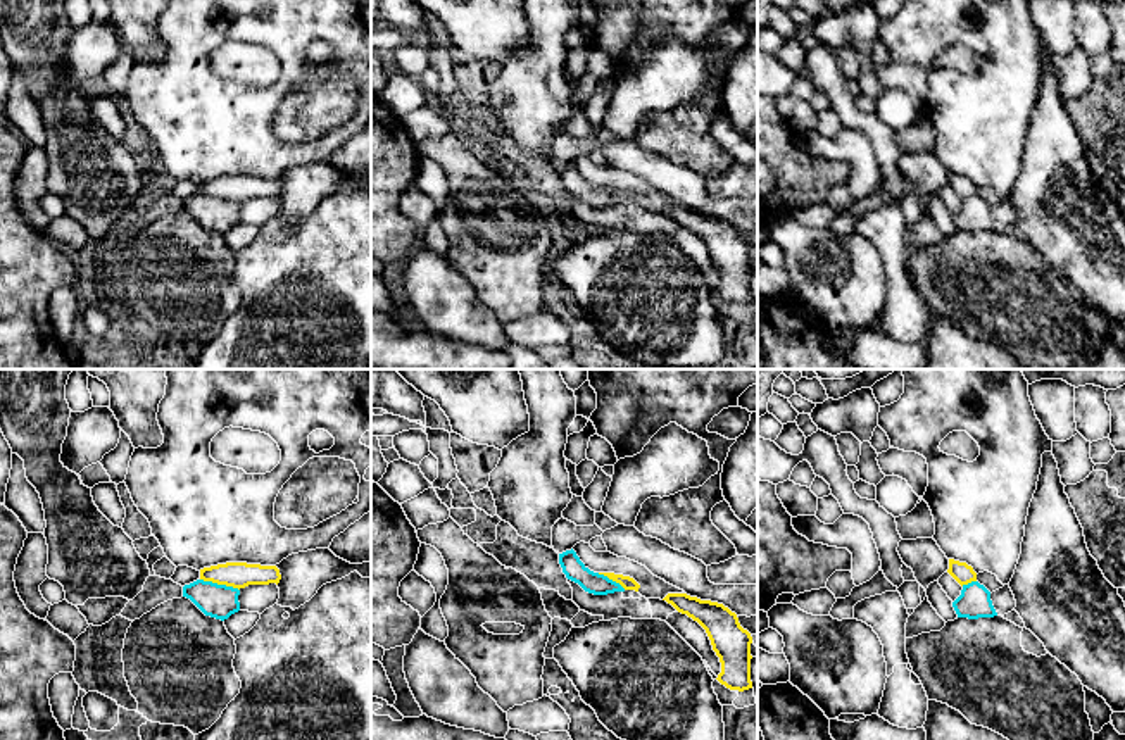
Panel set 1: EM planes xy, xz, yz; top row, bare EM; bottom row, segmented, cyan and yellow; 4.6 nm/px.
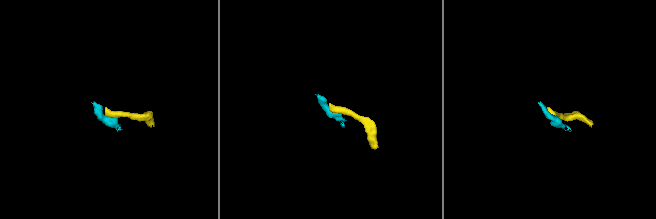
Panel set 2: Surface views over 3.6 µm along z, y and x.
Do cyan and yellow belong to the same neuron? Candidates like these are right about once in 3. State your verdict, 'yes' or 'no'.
no

